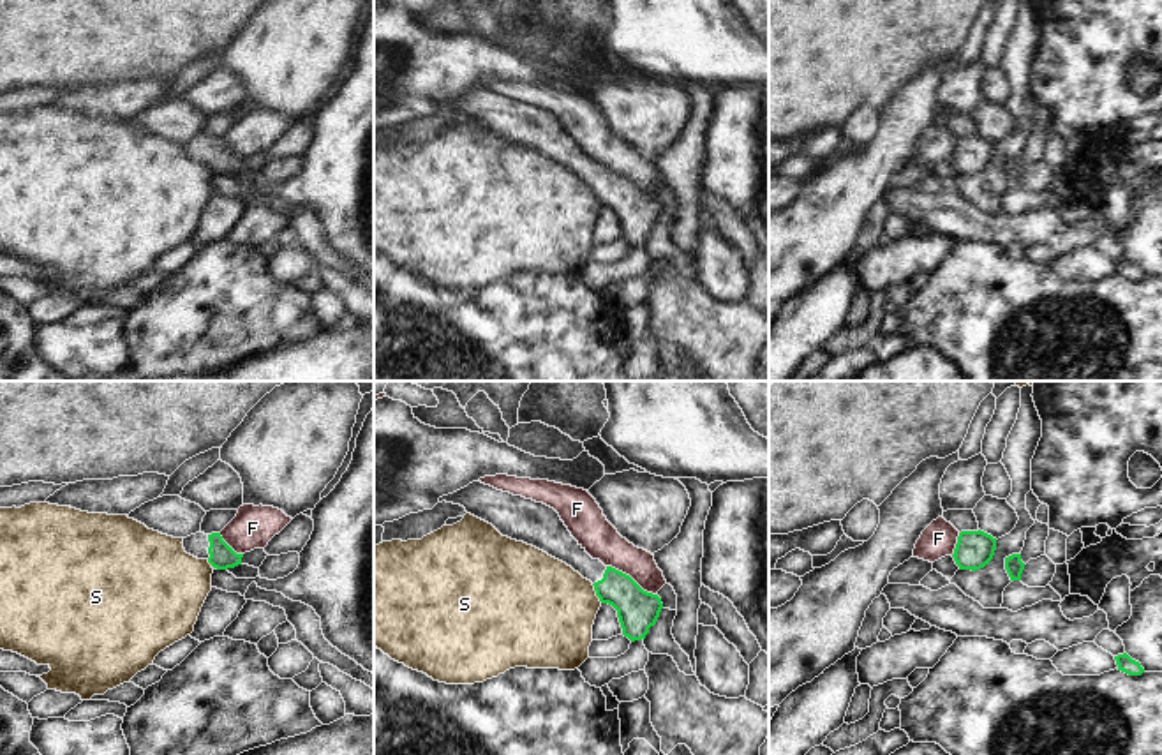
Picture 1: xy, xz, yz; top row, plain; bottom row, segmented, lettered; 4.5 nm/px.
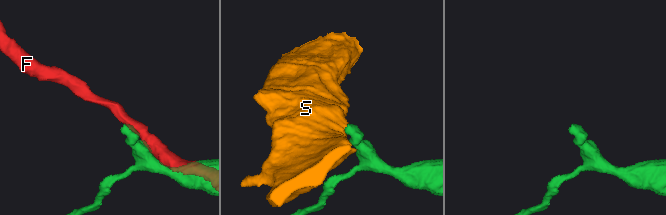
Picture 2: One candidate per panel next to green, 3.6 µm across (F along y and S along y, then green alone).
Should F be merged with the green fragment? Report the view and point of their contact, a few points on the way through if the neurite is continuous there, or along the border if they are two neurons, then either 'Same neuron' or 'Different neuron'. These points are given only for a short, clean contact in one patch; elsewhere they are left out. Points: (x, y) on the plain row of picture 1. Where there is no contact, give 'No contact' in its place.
Touches green at xz (630, 182). Boundary: xz (607, 170), (628, 179), (644, 194), (656, 200). Different neuron

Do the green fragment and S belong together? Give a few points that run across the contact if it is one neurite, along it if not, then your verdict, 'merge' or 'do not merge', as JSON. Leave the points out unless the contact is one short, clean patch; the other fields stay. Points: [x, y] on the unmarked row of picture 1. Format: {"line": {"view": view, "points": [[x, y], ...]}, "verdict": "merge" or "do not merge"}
{"line": {"view": "xz", "points": [[591, 189], [602, 207]]}, "verdict": "do not merge"}

